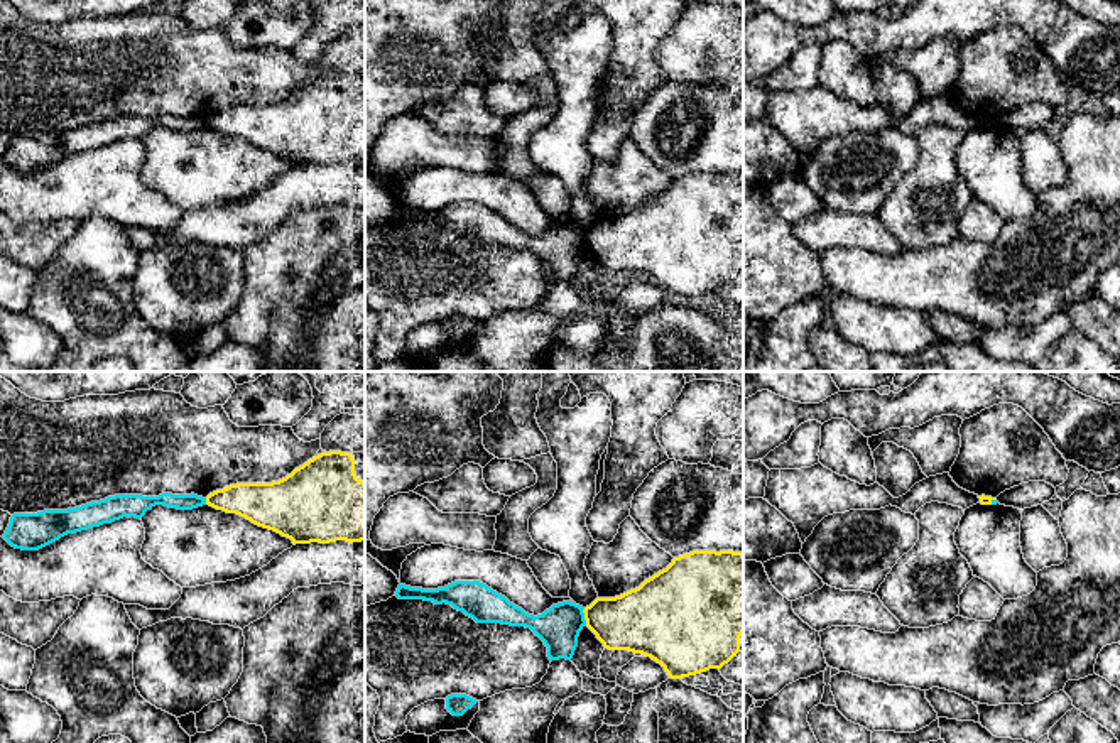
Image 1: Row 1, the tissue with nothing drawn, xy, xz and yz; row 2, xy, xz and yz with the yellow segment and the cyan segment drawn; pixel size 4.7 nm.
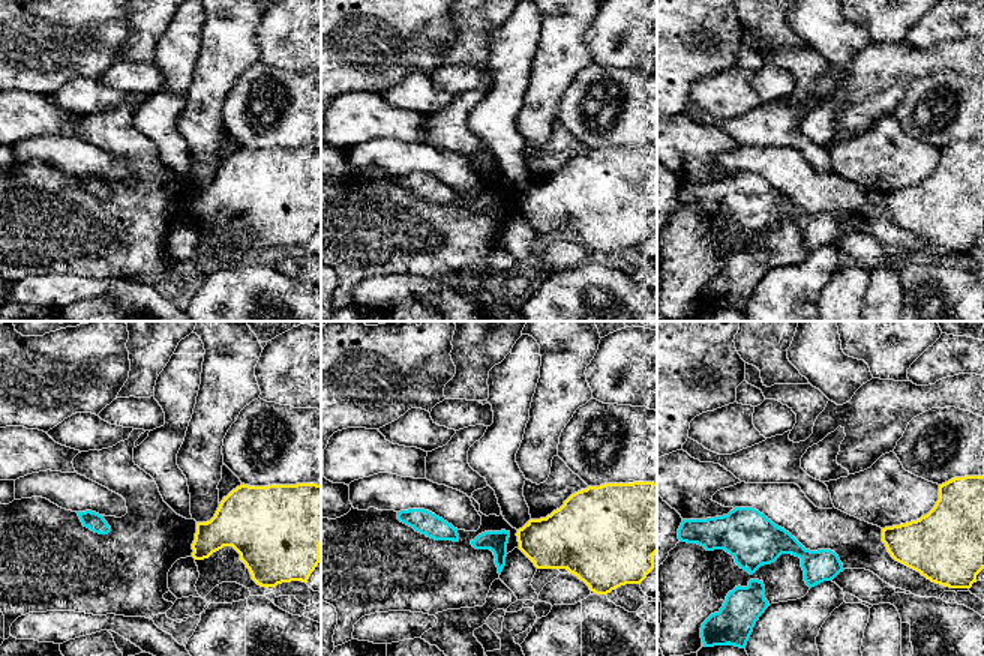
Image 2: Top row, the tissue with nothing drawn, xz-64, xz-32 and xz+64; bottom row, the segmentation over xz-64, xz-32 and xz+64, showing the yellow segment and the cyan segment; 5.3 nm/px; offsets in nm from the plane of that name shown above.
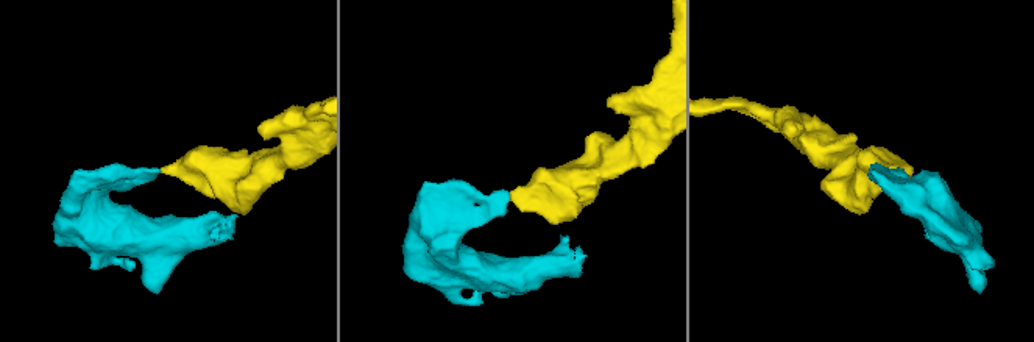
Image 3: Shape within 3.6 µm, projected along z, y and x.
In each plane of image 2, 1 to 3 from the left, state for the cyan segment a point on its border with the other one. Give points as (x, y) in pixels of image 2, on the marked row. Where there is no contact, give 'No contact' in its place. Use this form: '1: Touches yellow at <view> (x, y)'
1: No contact
2: No contact
3: No contact

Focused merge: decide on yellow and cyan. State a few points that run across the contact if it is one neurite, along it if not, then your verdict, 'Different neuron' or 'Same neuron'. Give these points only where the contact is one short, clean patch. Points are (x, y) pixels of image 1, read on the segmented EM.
Line: xz (583, 608), (587, 625). Different neuron

